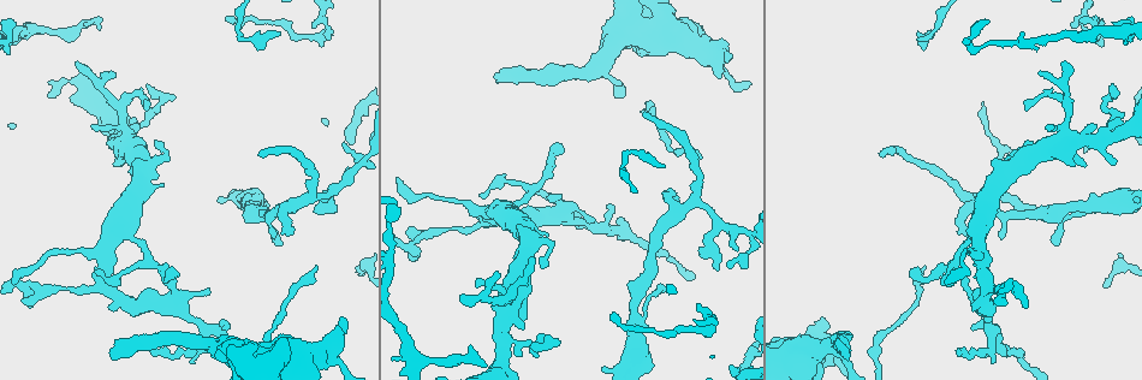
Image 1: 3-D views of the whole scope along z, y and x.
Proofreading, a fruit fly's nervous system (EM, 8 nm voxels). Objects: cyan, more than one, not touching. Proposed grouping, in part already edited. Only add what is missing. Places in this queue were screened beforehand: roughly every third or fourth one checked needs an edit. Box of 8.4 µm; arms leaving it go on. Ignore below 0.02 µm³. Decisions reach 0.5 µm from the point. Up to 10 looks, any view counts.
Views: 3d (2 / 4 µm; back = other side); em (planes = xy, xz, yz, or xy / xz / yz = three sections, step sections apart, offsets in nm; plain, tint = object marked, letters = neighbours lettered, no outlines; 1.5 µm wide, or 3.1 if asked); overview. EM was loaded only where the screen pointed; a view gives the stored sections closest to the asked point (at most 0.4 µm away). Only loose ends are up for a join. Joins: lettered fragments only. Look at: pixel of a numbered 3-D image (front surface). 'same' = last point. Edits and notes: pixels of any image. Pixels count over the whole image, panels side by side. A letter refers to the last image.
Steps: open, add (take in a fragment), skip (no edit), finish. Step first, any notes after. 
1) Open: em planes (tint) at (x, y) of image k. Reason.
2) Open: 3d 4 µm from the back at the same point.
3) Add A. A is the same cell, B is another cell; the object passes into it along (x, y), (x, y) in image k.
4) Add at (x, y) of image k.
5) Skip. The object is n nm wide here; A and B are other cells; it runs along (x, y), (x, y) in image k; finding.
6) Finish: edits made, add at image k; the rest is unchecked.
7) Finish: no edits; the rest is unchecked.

Open: 3d 4 µm at (1114, 88) of image 1. Branch stops here.

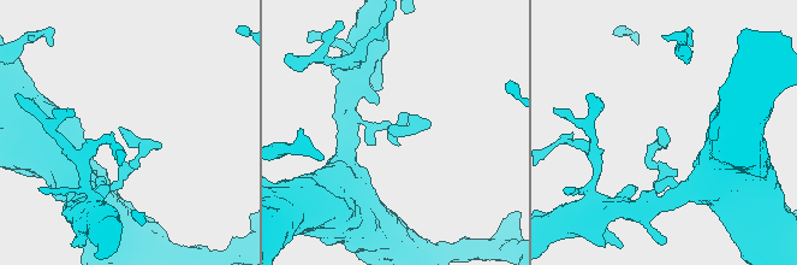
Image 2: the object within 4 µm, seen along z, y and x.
Open: em planes (letters) at (388, 133) of image 2.

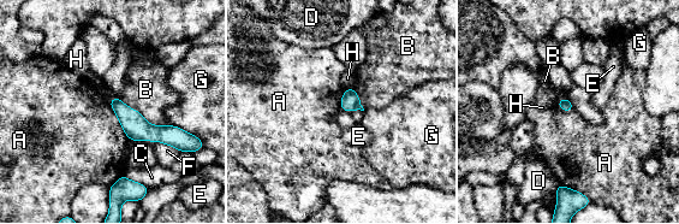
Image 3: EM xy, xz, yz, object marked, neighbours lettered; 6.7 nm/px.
Skip. A, B, C, D, E, F, G and H are other cells; it runs along (113, 101), (142, 130), (173, 142) in image 3; no lettered fragment goes on from it.

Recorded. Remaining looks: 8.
Open: em yz step 4 (plain) at (1063, 63) of image 1. Thin end.

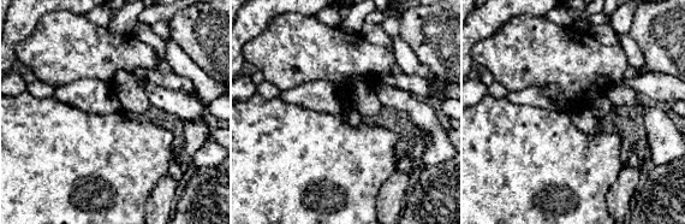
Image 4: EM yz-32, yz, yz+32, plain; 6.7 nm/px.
Open: em yz step 4 (letters) at the same point.

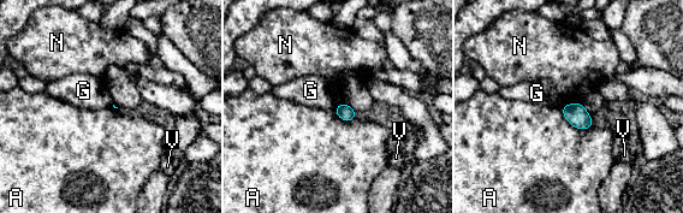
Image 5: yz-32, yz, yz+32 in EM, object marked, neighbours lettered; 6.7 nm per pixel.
Skip. A, G, N and V are other cells; a border runs along (577, 101), (565, 105) in image 5; no lettered fragment goes on from it.

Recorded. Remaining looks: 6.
Open: em planes (letters) at (594, 218) of image 1. An open end.

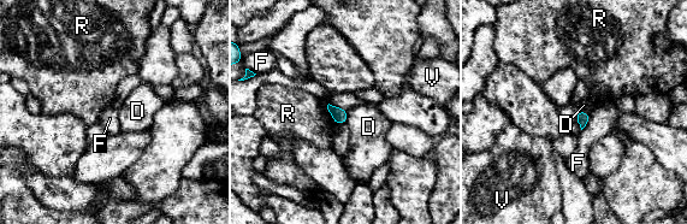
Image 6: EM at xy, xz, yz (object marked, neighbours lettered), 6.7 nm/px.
Skip. The longest contact is with R, 160 nm; D, F, R and V are other cells; a border runs along (348, 111), (344, 123) in image 6; none of them fits.

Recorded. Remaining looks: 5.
Open: 3d 4 µm at (112, 358) of image 1. Branch stops here.

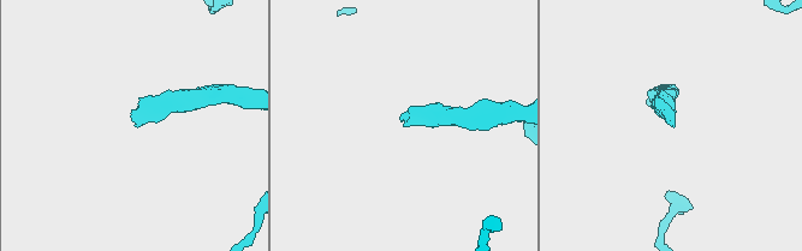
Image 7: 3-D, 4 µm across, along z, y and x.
Open: em xz step 8 (letters) at (135, 124) of image 7.

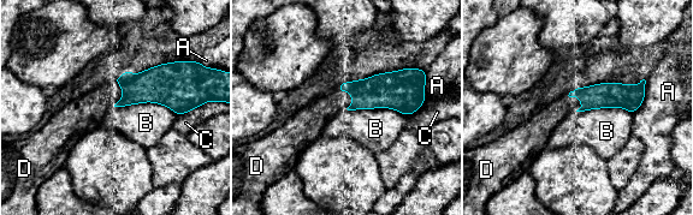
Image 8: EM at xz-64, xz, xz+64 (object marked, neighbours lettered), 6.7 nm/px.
Open: em planes (letters) at the same point.

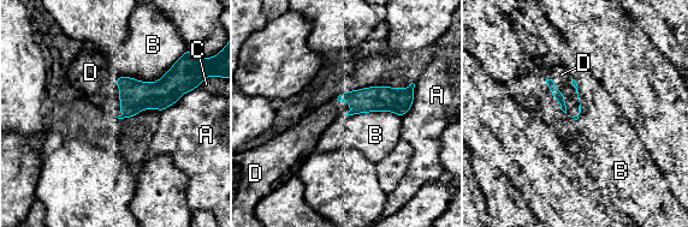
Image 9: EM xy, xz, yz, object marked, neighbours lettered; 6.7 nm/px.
Add D. The longest contact is with B, 440 nm; D is the same cell, A, B and C are other cells; it goes on there.

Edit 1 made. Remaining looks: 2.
Finish: edits made, add at image 9; the rest is unchecked.

